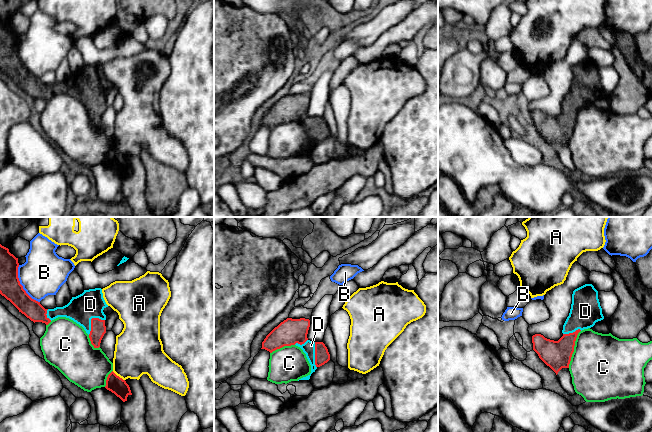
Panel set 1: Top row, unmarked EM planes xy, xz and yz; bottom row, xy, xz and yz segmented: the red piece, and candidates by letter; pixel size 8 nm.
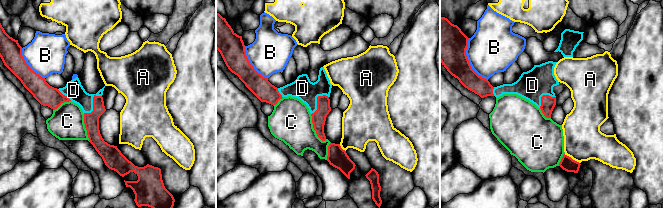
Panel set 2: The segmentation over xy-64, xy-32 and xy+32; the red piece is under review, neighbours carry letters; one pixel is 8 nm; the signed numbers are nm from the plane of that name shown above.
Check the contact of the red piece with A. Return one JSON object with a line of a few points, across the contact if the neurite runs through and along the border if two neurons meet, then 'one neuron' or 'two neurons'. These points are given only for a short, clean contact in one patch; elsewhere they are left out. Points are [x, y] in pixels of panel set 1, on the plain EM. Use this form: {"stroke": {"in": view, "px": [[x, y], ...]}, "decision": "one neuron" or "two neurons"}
{"decision": "two neurons"}

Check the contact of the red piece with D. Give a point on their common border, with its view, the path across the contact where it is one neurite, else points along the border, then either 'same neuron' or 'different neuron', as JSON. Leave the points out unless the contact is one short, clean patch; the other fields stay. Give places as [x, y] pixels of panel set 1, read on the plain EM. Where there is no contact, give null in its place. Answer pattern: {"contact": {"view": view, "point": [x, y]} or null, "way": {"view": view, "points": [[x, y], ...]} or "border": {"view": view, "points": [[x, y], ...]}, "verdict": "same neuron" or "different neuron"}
{"contact": {"view": "xy", "point": [91, 96]}, "verdict": "same neuron"}

